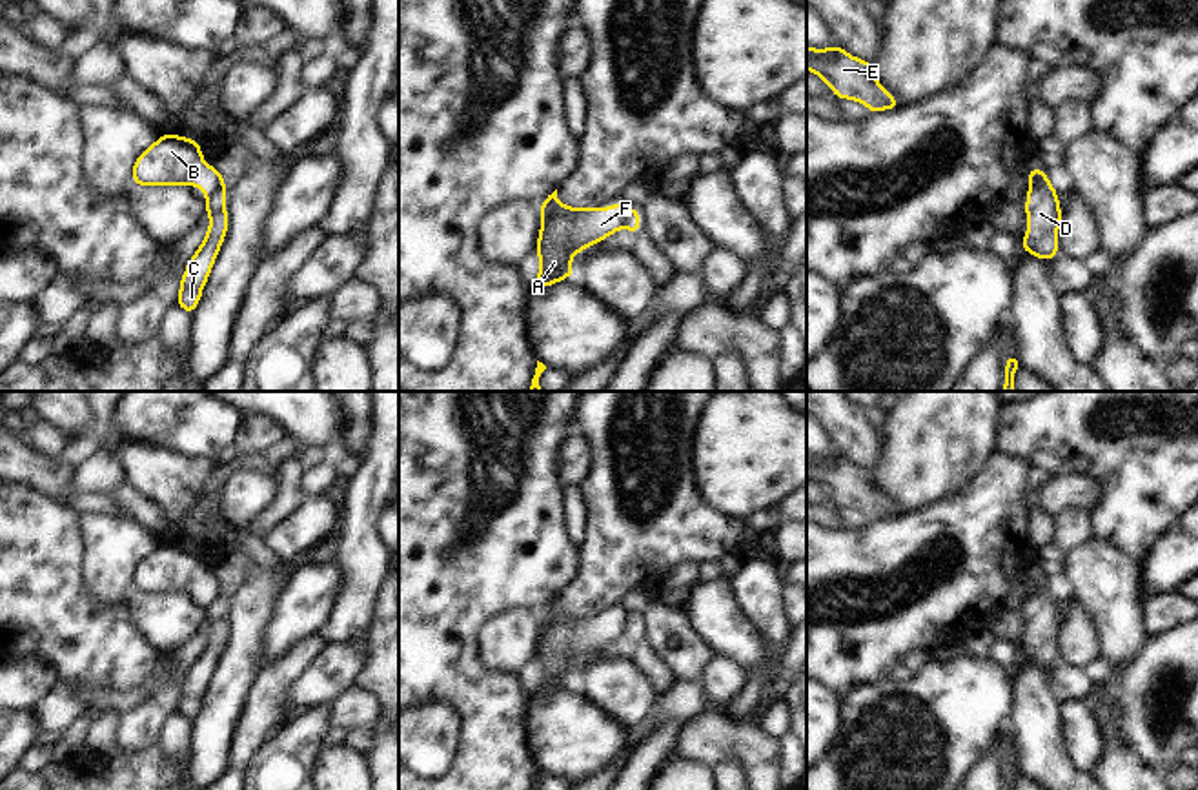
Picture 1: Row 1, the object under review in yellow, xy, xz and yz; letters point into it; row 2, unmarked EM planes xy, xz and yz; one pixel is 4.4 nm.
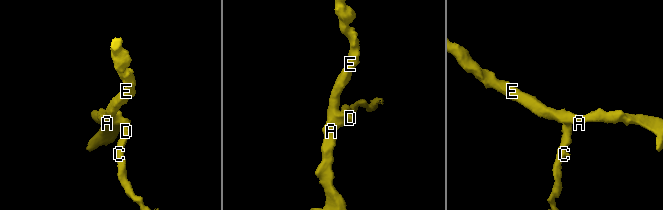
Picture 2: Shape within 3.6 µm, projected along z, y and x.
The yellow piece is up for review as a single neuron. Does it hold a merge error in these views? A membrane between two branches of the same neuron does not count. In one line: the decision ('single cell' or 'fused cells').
fused cells

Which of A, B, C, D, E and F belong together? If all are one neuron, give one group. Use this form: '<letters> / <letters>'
A B E F / C D

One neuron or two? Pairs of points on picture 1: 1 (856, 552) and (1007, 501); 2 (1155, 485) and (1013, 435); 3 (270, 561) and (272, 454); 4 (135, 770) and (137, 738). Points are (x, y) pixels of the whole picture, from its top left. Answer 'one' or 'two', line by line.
1: one
2: one
3: one
4: two

